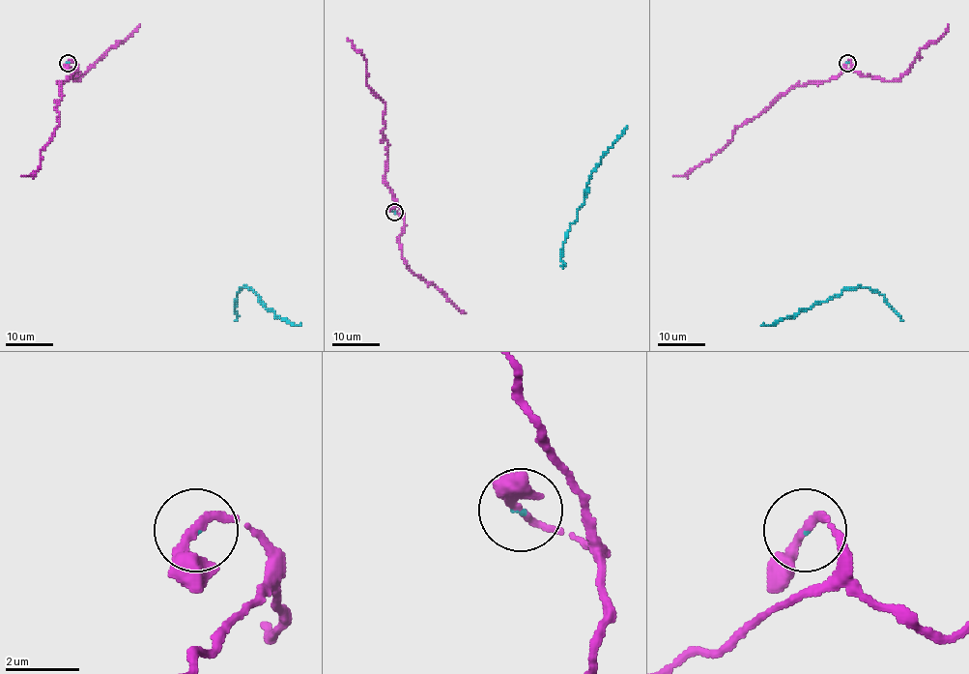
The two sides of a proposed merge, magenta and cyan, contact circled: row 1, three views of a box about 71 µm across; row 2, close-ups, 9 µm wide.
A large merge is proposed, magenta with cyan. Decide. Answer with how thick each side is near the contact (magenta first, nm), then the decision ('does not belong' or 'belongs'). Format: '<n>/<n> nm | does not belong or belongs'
240/60 nm | belongs

